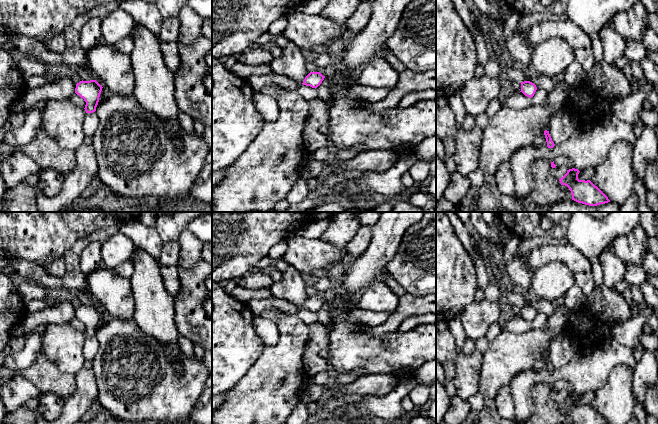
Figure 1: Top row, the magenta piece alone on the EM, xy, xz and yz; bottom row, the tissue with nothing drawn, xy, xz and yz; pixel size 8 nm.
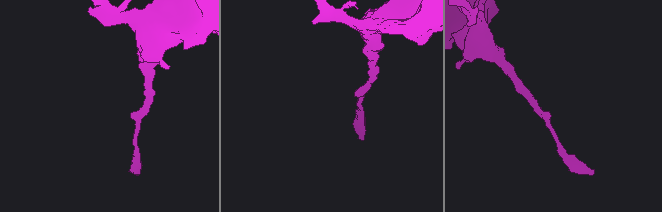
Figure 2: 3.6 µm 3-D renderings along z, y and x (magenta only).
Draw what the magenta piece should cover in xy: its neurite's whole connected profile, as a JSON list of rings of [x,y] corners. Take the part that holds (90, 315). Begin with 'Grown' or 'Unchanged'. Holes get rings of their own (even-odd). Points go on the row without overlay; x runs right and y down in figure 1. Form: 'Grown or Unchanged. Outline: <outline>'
Unchanged. Outline: [[[96,304],[80,305],[76,308],[75,317],[86,326],[86,337],[93,337],[99,326],[102,310]]]

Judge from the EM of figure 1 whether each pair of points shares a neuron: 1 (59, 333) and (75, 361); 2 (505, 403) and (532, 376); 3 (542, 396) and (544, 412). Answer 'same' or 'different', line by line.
1: same
2: different
3: same

